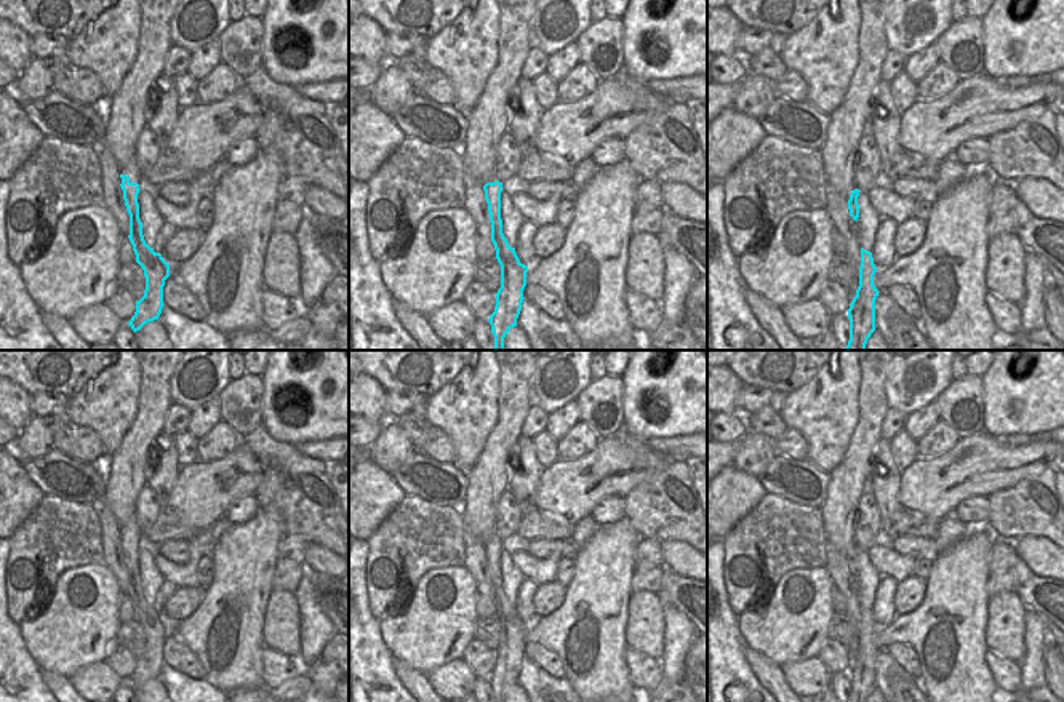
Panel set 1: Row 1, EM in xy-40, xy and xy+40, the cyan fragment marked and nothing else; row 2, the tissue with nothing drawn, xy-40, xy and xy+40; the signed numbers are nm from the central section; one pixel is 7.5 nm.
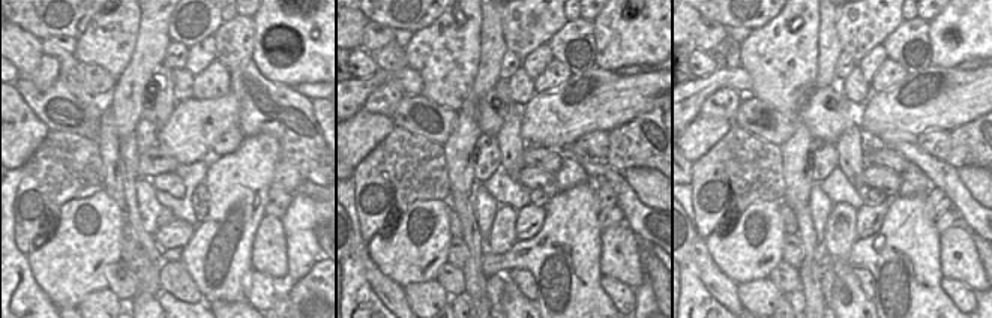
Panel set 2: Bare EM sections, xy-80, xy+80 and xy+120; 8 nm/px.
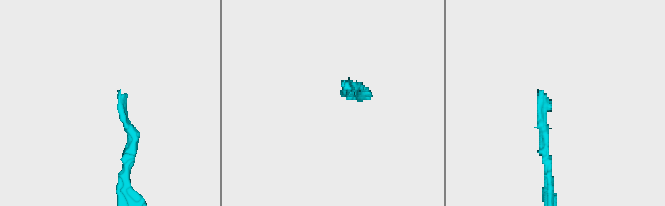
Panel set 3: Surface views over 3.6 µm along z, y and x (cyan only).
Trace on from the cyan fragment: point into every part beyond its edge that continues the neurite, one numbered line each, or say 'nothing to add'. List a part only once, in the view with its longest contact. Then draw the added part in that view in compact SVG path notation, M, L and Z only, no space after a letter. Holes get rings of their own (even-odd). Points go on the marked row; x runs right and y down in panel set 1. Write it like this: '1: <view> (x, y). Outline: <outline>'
1: xy-40 (132, 170). Outline: M131 160L128 165L125 165L120 170L120 174L128 174L130 176L130 182L138 182L139 189L149 187L149 184L144 181L144 176L139 173L136 160Z

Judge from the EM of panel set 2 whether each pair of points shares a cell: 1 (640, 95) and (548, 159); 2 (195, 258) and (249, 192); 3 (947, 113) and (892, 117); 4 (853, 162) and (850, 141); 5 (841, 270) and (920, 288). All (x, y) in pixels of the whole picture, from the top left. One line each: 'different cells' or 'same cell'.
1: different cells
2: same cell
3: same cell
4: same cell
5: different cells

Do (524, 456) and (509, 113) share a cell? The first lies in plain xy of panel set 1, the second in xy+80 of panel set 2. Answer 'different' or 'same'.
same

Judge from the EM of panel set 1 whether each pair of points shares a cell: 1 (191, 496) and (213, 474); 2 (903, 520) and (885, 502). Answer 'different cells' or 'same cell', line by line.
1: same cell
2: different cells

